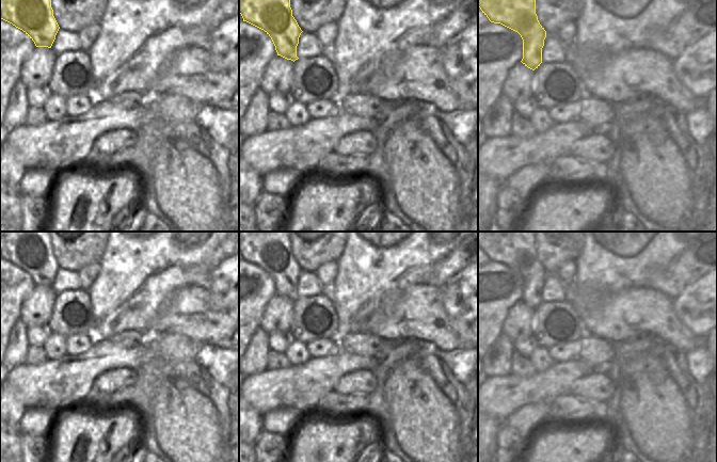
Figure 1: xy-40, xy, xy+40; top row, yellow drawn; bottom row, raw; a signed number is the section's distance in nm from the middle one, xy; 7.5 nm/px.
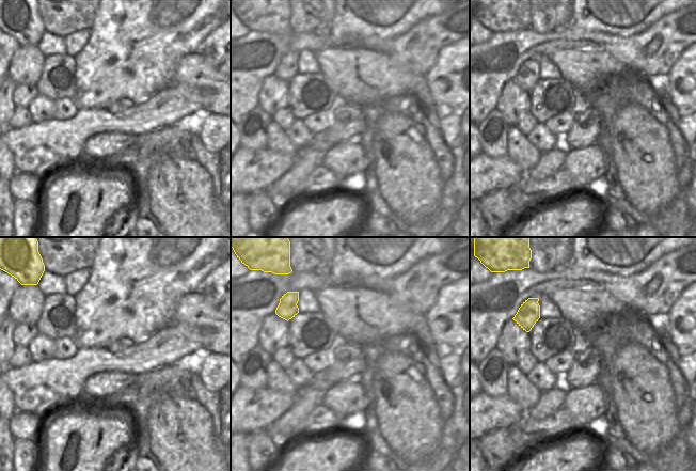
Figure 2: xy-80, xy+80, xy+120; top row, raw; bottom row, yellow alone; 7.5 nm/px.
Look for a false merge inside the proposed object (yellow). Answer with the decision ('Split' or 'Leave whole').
Leave whole.

